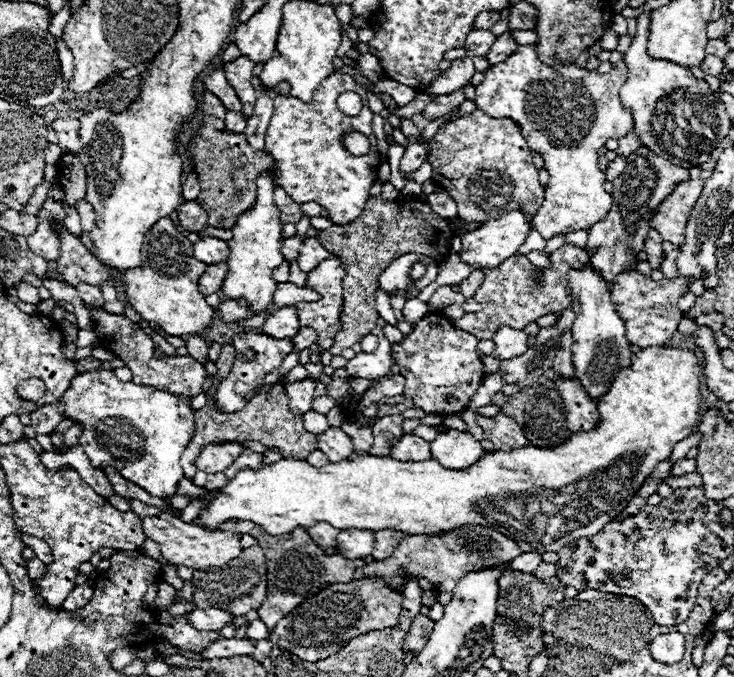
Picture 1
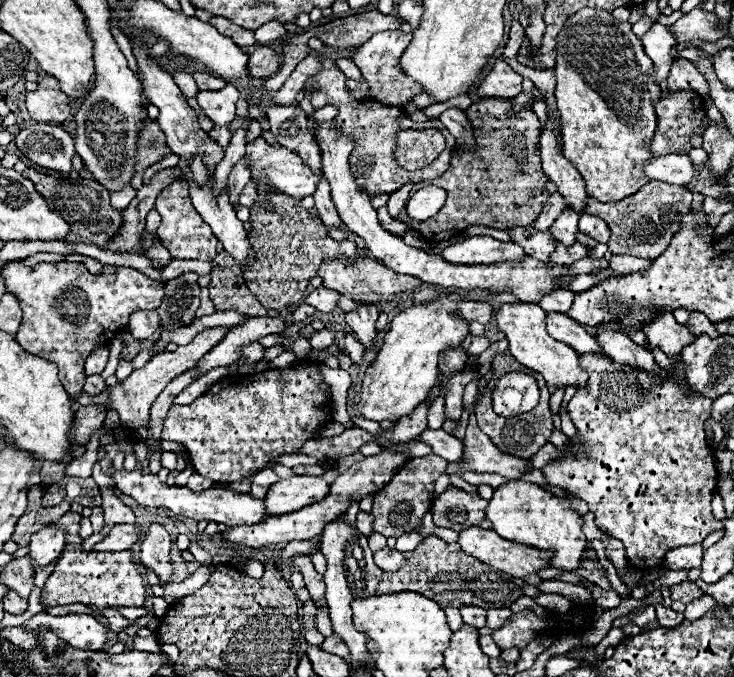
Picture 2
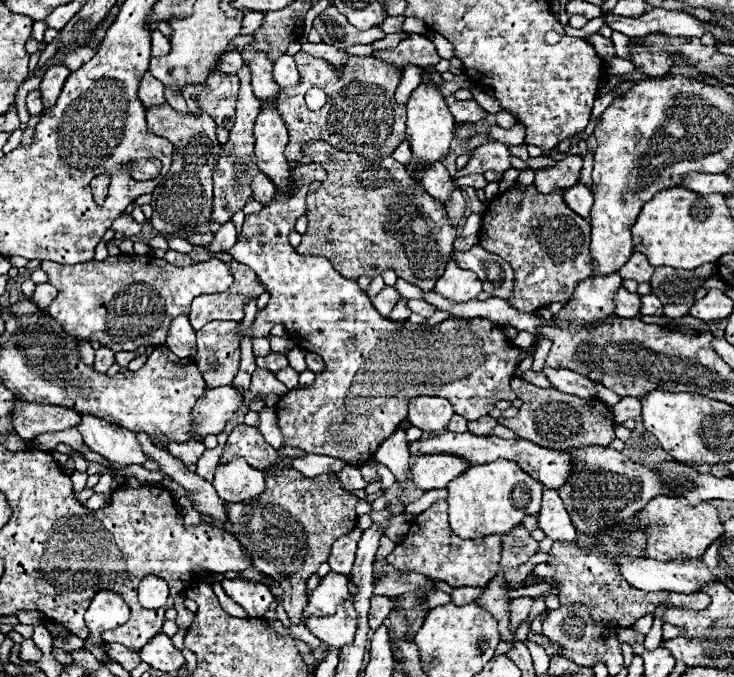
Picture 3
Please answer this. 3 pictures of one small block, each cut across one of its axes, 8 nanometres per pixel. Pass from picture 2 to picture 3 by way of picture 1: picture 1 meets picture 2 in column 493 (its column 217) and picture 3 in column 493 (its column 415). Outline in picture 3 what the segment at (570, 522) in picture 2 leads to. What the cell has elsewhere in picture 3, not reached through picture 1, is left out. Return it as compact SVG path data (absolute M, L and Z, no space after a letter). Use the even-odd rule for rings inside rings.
M496 460L482 466L470 466L448 486L450 528L460 538L484 538L508 532L522 522L526 514L538 514L542 506L542 484L532 480L516 462Z

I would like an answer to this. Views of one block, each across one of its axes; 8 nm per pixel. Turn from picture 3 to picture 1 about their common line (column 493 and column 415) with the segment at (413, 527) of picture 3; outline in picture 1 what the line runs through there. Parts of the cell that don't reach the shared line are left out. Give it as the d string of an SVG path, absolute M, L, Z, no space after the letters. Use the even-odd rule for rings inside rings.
M462 526L454 528L450 532L442 534L426 534L426 536L406 536L406 540L400 542L398 550L394 550L394 556L390 560L380 560L380 562L370 562L364 566L364 576L378 576L388 582L396 592L402 594L402 566L406 566L408 576L412 578L428 578L436 592L438 592L438 602L448 604L452 600L452 592L462 576L466 576L472 570L482 570L490 568L502 562L512 560L514 556L520 554L520 548L514 540L506 538L504 534L492 530L492 528L482 528L482 526Z

